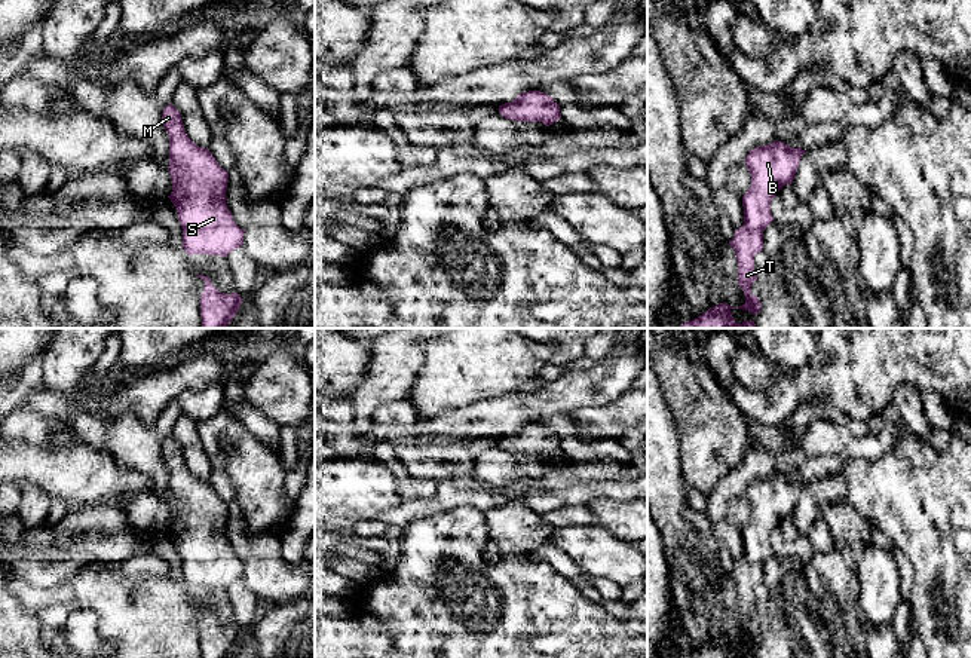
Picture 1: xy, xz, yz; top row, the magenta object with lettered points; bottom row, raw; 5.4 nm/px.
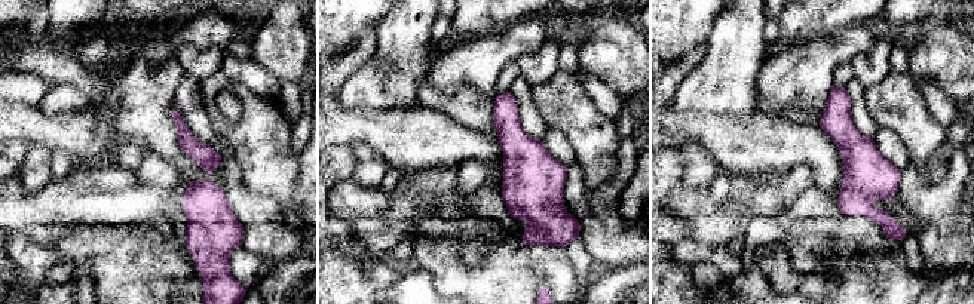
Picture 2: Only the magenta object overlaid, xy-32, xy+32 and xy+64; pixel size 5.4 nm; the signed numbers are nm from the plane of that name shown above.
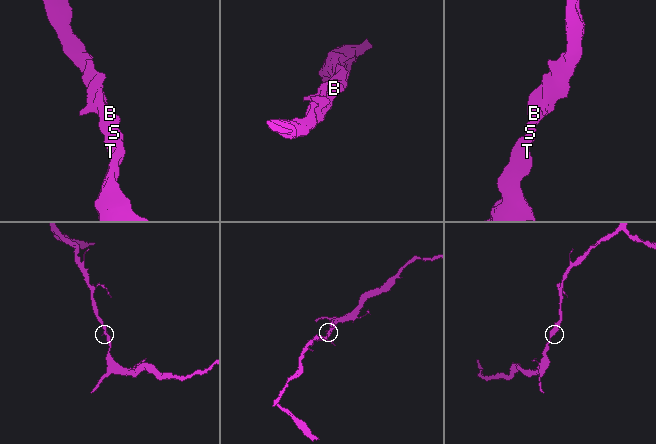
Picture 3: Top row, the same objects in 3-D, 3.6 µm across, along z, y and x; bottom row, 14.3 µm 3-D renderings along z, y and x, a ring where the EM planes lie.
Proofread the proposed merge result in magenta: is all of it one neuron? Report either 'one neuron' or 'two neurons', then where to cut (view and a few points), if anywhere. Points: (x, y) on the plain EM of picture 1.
one neuron | no cut

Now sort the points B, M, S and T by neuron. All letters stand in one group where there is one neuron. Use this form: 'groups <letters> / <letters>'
groups B M S T

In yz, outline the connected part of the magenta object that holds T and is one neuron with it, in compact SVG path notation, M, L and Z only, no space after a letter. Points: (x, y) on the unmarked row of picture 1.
M782 474L750 483L745 498L751 508L751 518L742 529L744 557L729 573L736 587L738 616L744 624L745 636L739 640L720 636L681 658L756 658L754 654L747 652L738 657L730 643L744 642L753 648L760 645L762 636L751 627L751 618L757 612L754 588L763 584L763 563L774 554L771 533L785 517L793 515L805 486L800 480L793 481Z

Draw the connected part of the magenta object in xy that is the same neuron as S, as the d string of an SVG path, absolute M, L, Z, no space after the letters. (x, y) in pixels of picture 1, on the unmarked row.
M172 437L163 441L162 456L169 468L172 524L168 530L183 560L183 581L189 588L227 590L242 579L245 567L226 536L229 506L209 481L189 471L181 447Z

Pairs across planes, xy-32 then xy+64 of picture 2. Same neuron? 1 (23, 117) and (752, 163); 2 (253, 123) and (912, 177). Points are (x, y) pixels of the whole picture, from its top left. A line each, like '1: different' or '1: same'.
1: same
2: different

